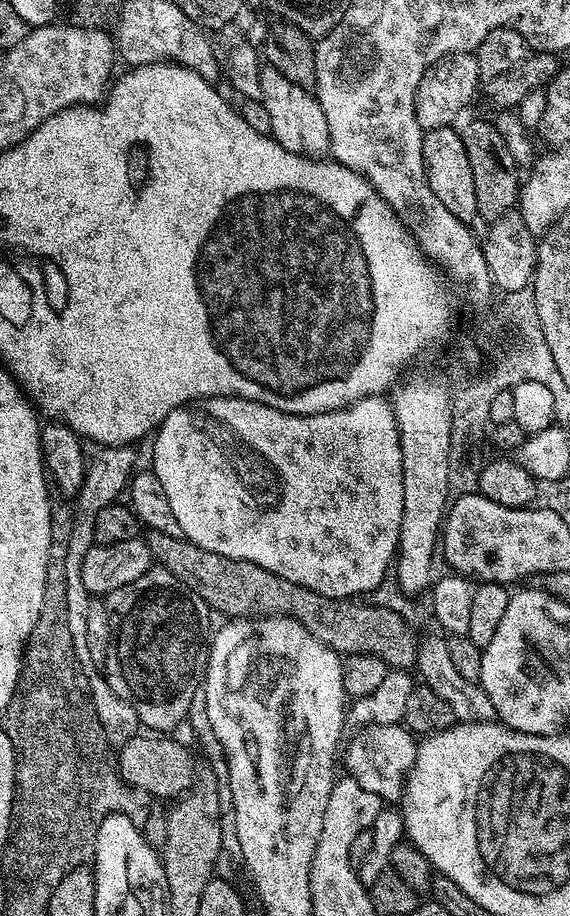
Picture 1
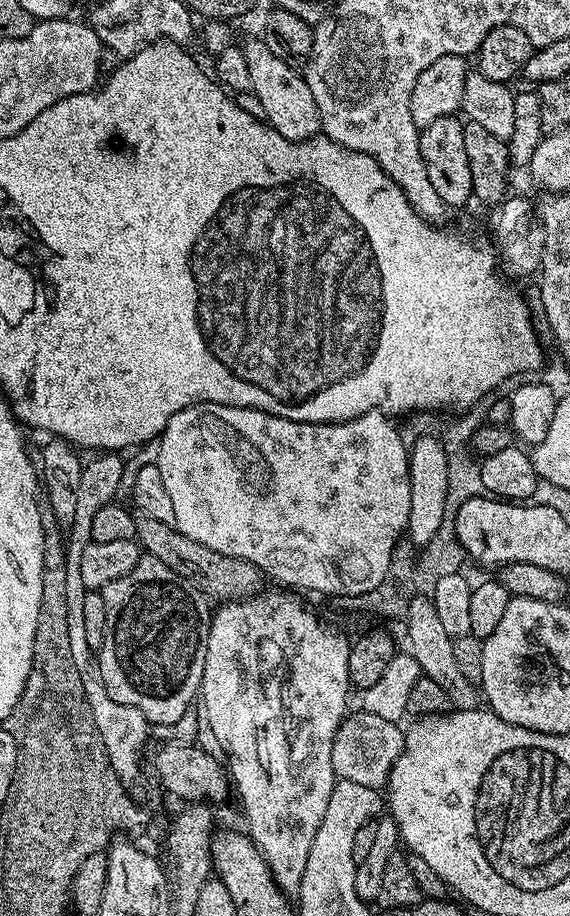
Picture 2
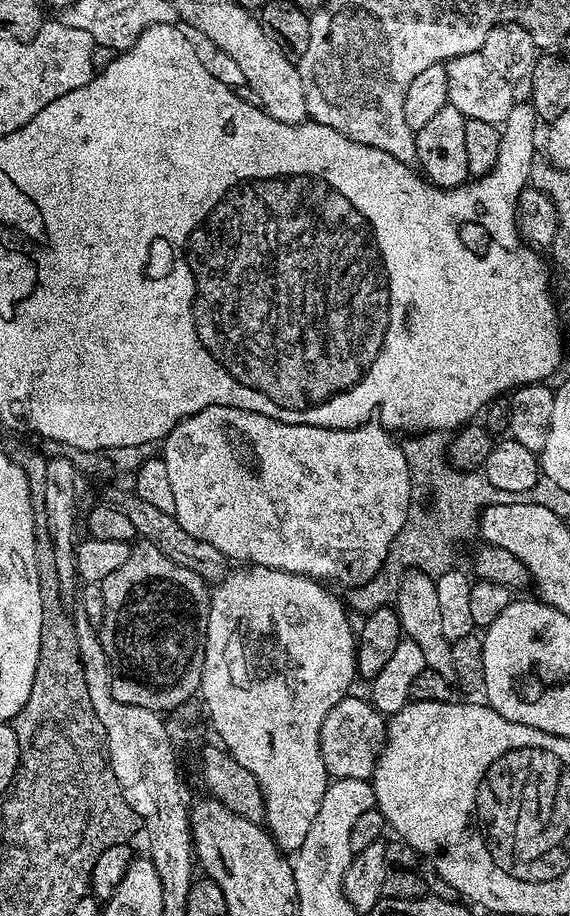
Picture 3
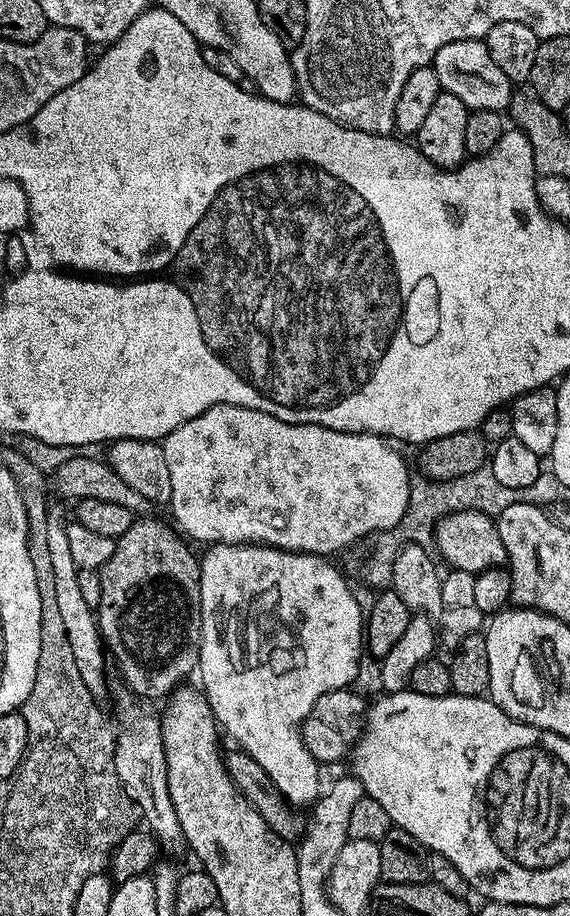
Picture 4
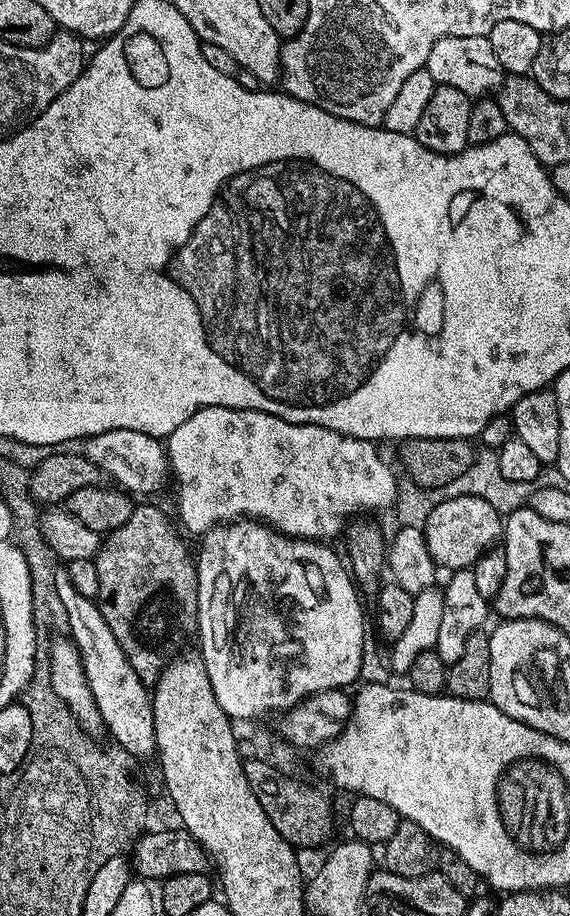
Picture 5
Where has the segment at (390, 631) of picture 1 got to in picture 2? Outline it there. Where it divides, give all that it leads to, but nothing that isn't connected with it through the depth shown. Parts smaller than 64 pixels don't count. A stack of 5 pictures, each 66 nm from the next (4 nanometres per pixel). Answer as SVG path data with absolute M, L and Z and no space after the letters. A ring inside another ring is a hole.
M140 512L136 516L136 540L147 555L158 558L158 562L170 566L174 574L188 580L212 602L243 600L255 596L266 583L266 577L258 566L242 558L218 554L218 550L210 550L210 546L194 542L194 538L186 538L186 534L178 531L175 524L158 522L158 518L152 518L145 512Z

